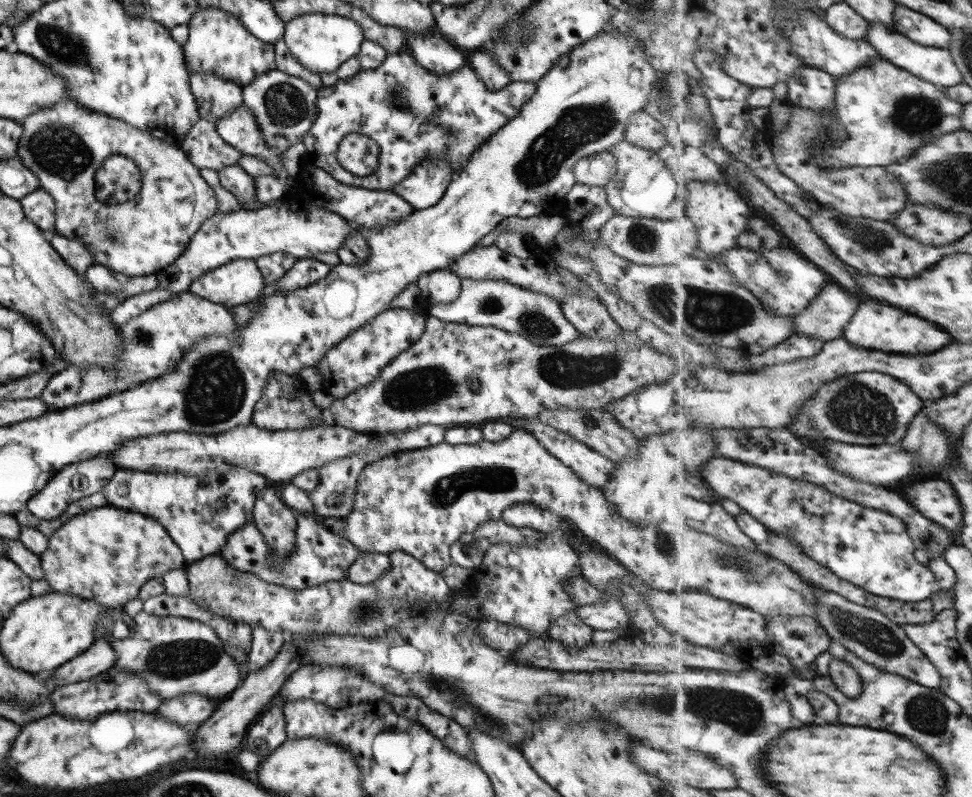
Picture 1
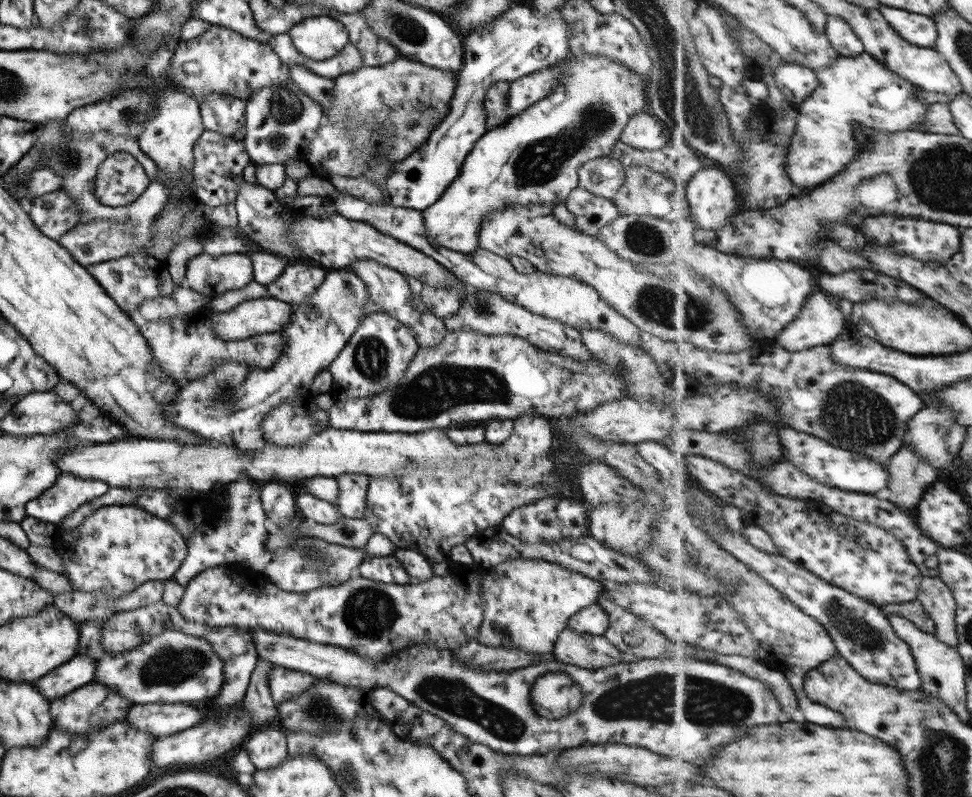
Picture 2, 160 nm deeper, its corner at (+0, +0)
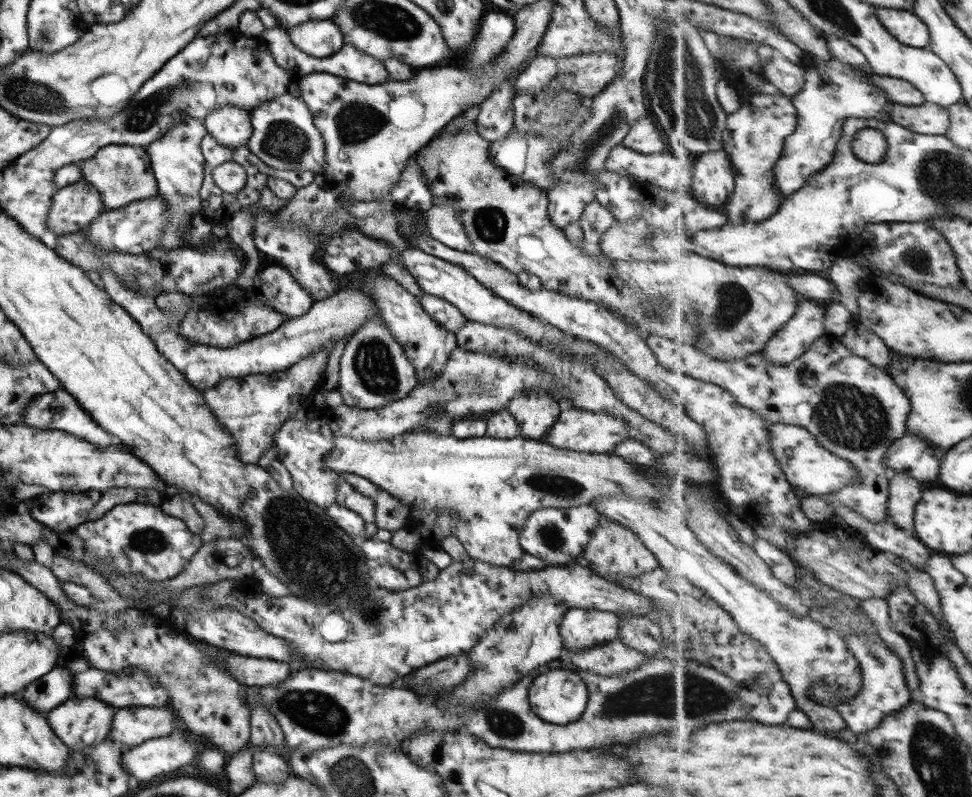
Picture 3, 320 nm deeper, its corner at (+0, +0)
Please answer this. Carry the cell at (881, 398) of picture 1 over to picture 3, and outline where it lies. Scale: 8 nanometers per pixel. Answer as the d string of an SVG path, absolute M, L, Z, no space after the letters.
M654 334L643 336L645 344L655 355L656 362L669 373L687 374L721 386L735 396L743 407L758 412L772 424L801 426L813 434L821 446L849 461L858 470L858 479L831 494L831 503L843 505L864 516L871 522L883 522L888 518L891 475L886 467L886 454L899 439L907 435L907 422L913 405L905 391L885 370L876 367L865 358L859 357L840 338L821 338L795 363L779 366L766 361L762 351L731 361L719 361L705 354L694 344L672 341Z

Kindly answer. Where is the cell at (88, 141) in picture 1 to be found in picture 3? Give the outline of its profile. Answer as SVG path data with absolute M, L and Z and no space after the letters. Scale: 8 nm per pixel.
M111 143L97 149L91 159L78 164L82 178L95 187L100 194L100 201L105 210L116 209L136 200L155 196L158 192L149 158L144 147Z

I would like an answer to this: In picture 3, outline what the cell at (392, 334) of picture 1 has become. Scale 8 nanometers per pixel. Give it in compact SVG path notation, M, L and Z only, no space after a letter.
M376 312L347 339L341 352L339 381L335 391L341 396L342 404L367 410L381 408L407 397L415 384L415 370L411 367L411 362Z

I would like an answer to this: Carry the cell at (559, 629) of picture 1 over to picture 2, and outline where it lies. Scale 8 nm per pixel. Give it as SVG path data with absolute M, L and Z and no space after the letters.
M566 626L555 639L551 655L555 661L579 668L597 669L622 662L622 652L602 635L577 634Z

